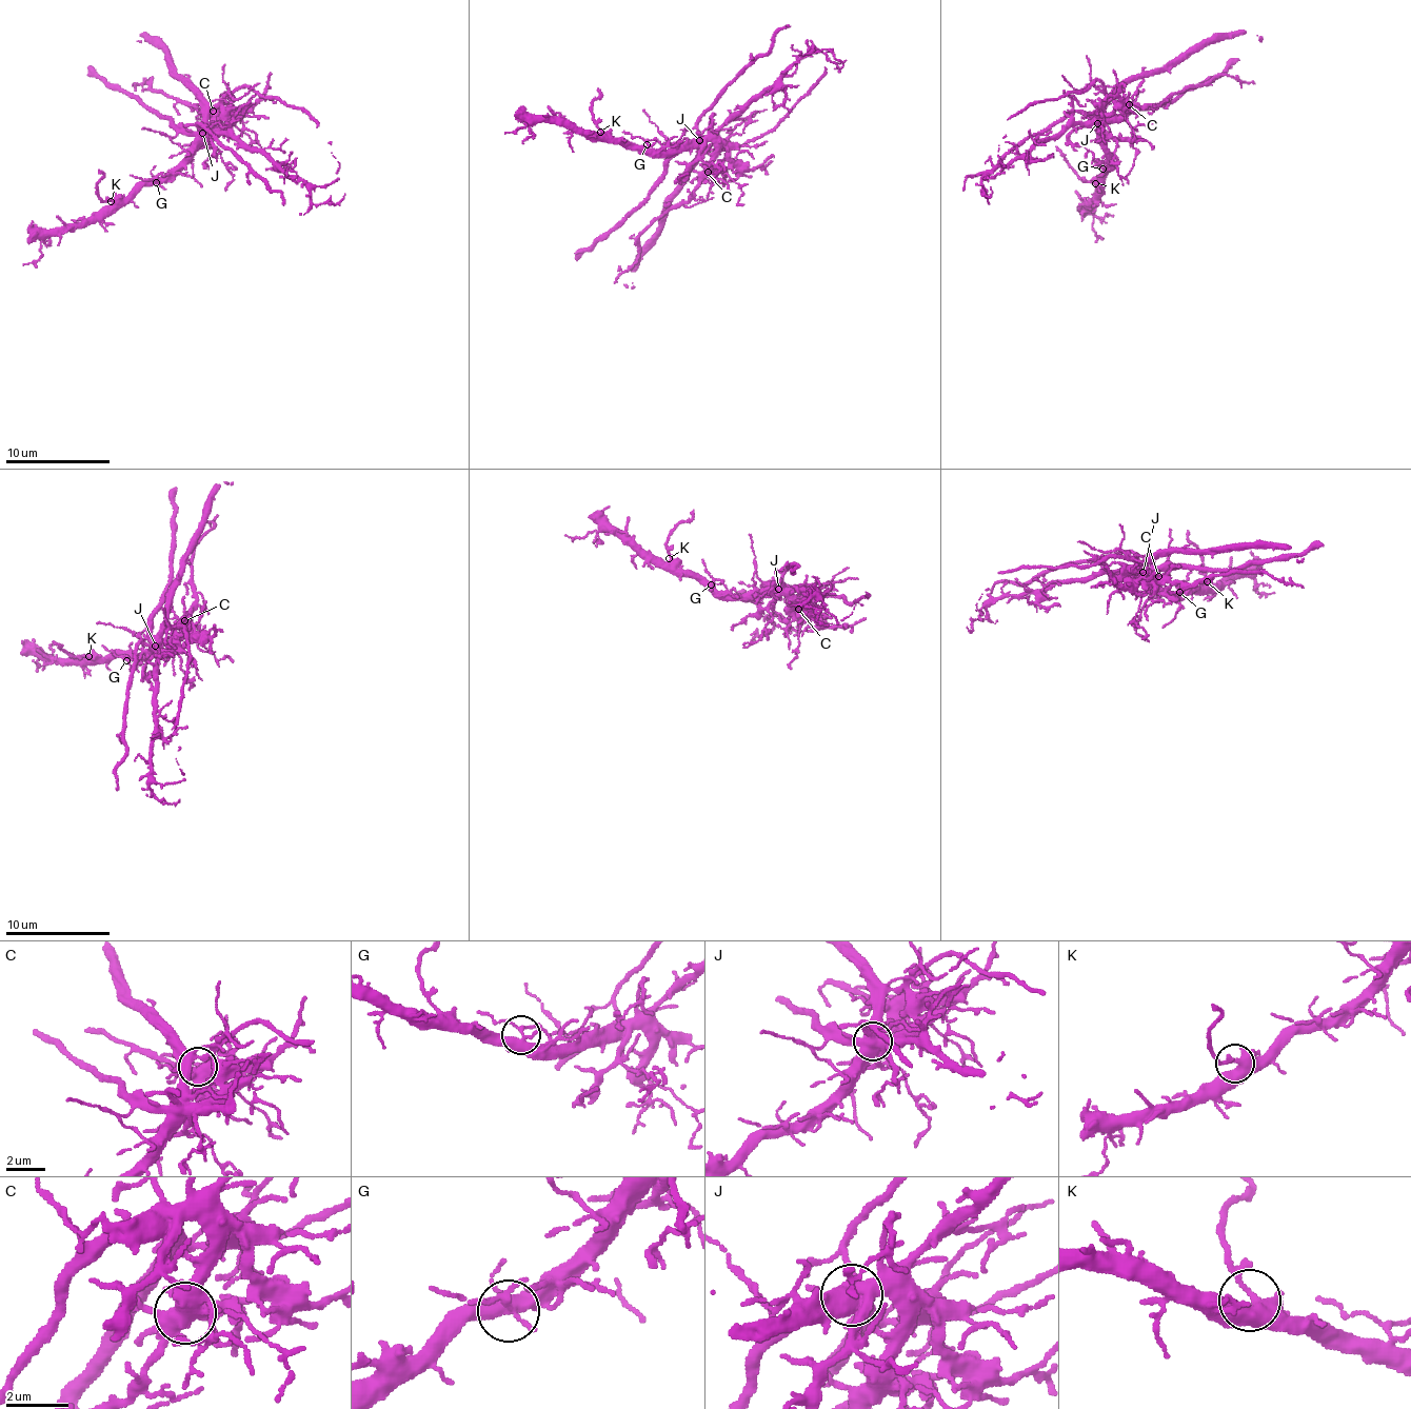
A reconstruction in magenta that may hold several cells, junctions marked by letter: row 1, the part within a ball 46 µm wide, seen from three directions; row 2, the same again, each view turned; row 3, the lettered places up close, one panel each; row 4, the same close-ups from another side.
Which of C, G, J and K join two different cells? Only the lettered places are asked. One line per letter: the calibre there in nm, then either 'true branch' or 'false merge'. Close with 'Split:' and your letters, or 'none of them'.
C: 550 nm | true branch
G: 320 nm | true branch
J: 700 nm | false merge
K: 380 nm | true branch
Split: J

